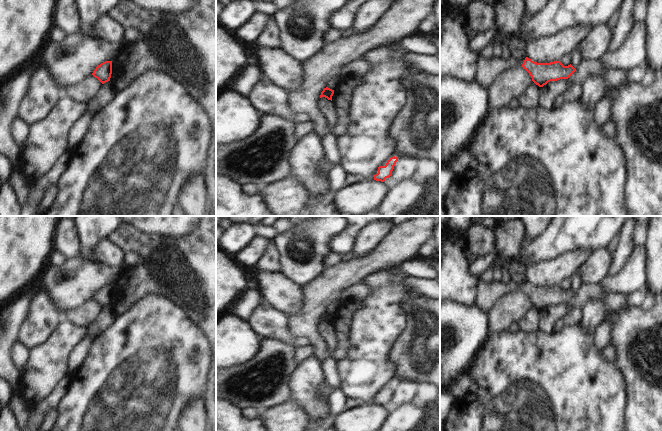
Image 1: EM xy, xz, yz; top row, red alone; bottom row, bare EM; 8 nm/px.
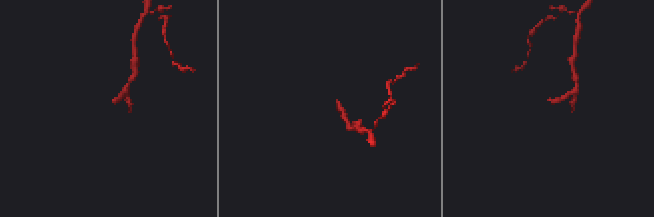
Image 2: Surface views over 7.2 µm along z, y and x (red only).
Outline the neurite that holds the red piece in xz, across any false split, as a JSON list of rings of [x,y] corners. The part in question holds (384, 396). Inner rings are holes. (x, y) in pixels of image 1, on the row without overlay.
[[[395,380],[391,381],[389,384],[383,385],[381,389],[373,397],[374,404],[386,406],[388,402],[391,400],[397,385],[398,381]]]

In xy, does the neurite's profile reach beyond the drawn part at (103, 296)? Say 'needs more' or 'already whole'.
already whole

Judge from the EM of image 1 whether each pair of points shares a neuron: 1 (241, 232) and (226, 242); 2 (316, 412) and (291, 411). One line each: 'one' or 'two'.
1: one
2: two

